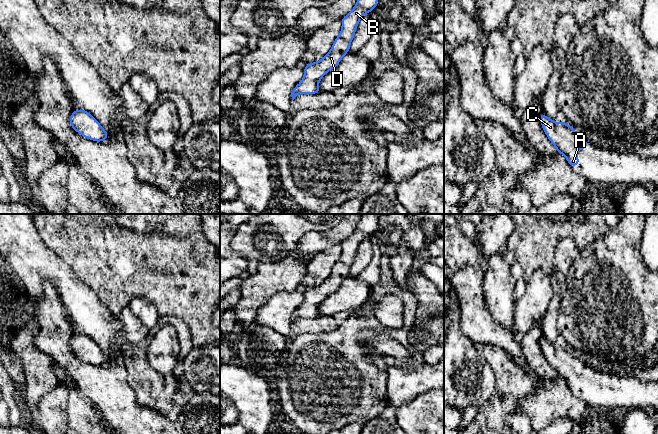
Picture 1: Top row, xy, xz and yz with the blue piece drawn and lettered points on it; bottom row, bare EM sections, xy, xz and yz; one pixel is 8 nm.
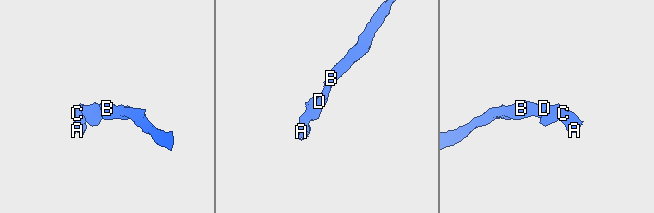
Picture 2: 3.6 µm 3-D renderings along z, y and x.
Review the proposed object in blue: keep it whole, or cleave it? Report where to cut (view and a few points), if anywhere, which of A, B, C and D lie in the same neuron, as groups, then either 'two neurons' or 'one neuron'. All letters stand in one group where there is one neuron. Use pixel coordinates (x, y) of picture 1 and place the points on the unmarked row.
no cut; A B C D; one neuron

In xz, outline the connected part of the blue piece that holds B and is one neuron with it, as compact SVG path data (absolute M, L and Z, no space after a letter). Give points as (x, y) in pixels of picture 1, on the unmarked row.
M384 214L361 215L354 232L341 243L342 254L333 266L331 274L320 285L305 289L303 304L291 316L292 325L299 317L317 318L321 316L318 310L320 303L336 291L346 277L349 277L359 245L364 238L373 235L382 215Z

